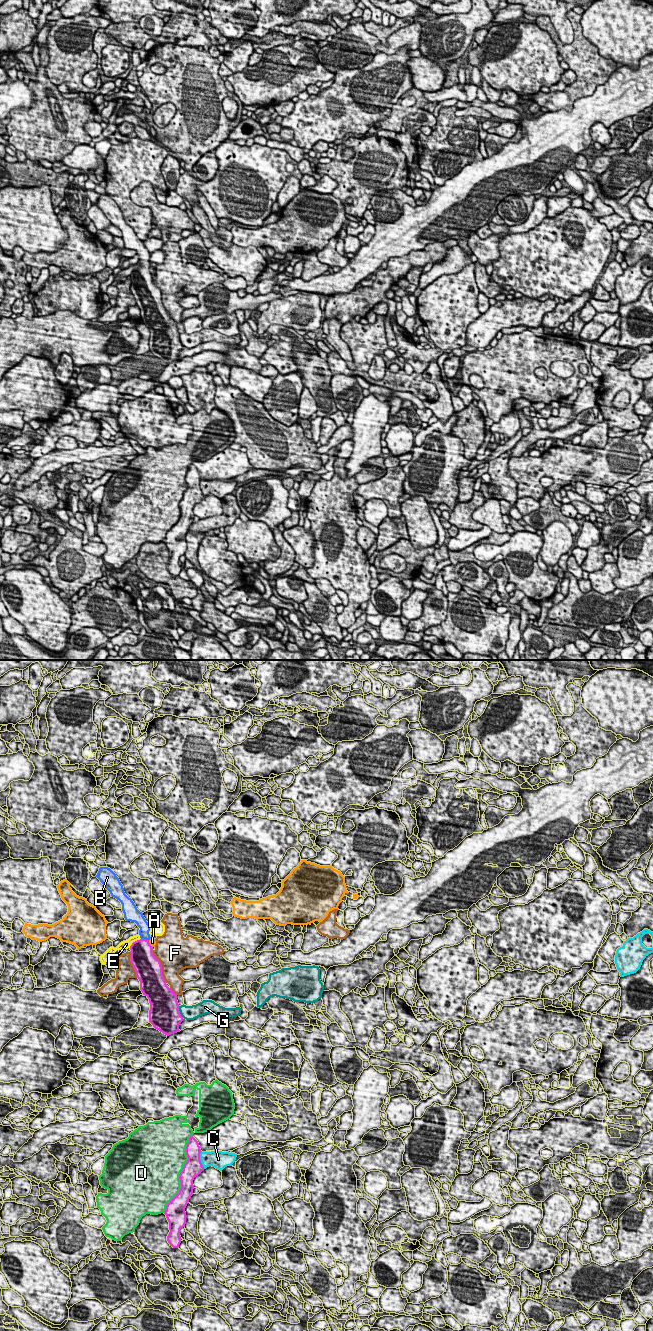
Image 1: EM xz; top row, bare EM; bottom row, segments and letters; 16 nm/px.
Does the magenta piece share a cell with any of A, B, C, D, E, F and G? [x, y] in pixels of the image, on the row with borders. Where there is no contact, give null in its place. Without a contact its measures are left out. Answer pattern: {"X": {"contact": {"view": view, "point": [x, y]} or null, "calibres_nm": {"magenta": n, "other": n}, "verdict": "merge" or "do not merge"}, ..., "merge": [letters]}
{"A": {"contact": {"view": "xz", "point": [149, 944]}, "calibres_nm": {"magenta": 380, "other": 100}, "verdict": "do not merge"}, "B": {"contact": {"view": "xz", "point": [145, 939]}, "calibres_nm": {"magenta": 360, "other": 160}, "verdict": "merge"}, "C": {"contact": {"view": "xz", "point": [200, 1160]}, "calibres_nm": {"magenta": 300, "other": 260}, "verdict": "do not merge"}, "D": {"contact": {"view": "xz", "point": [180, 1174]}, "calibres_nm": {"magenta": 300, "other": 480}, "verdict": "do not merge"}, "E": {"contact": {"view": "xz", "point": [135, 941]}, "calibres_nm": {"magenta": 360, "other": 130}, "verdict": "do not merge"}, "F": {"contact": {"view": "xz", "point": [161, 966]}, "calibres_nm": {"magenta": 420, "other": 480}, "verdict": "do not merge"}, "G": {"contact": {"view": "xz", "point": [179, 1012]}, "calibres_nm": {"magenta": 500, "other": 220}, "verdict": "do not merge"}, "merge": ["B"]}

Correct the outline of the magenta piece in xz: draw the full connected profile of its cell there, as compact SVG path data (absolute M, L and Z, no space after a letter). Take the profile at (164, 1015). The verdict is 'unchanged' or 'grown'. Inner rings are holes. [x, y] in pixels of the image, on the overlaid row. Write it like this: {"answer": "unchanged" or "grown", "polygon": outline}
{"answer": "grown", "polygon": "M100 867L95 877L112 897L121 902L125 920L135 922L140 928L141 939L130 946L130 962L140 981L140 990L149 999L149 1022L167 1036L180 1032L179 1025L183 1017L179 1011L177 994L167 986L161 963L153 954L153 947L149 943L150 925L132 899L125 894L119 878L110 868Z"}

